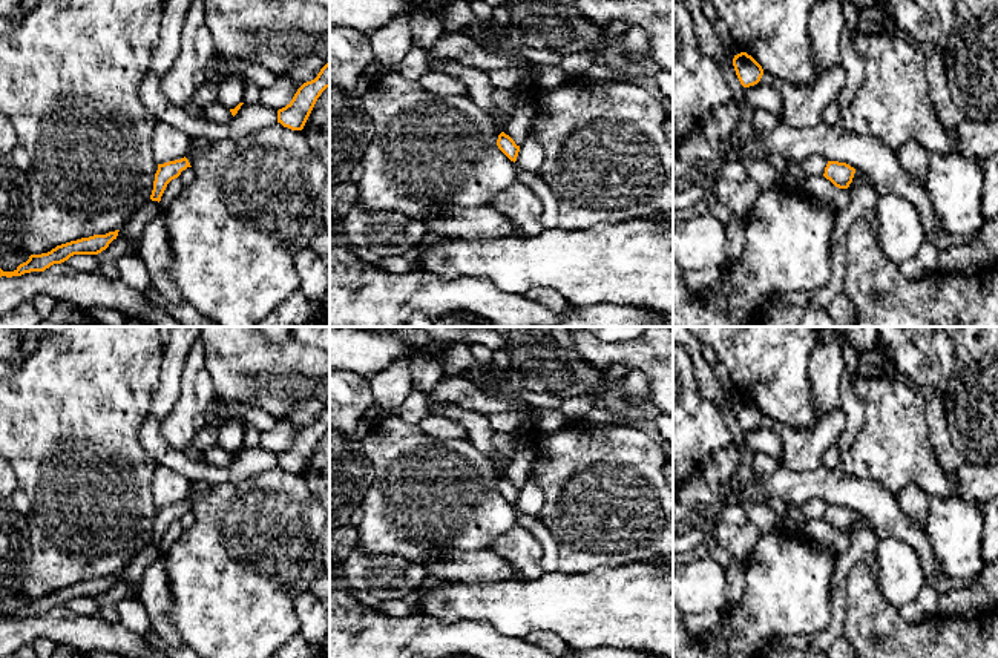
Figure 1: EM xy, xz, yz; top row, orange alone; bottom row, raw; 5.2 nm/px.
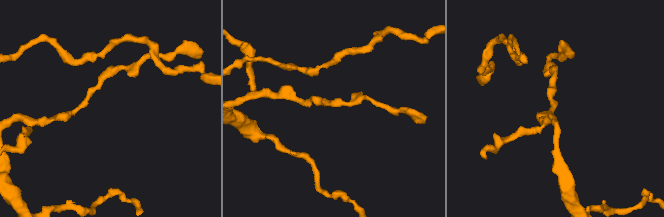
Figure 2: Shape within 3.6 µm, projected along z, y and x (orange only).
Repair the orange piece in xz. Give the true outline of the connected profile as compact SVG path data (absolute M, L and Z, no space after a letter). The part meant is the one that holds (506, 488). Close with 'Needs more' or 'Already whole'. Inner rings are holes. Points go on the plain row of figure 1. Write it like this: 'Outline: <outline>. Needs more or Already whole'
Outline: M501 475L498 479L497 489L510 505L514 506L517 505L520 489L517 489L515 485L509 479Z. Already whole

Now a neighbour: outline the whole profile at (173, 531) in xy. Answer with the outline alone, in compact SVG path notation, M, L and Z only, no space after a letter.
M175 521L167 528L167 531L161 540L161 544L159 544L159 552L163 557L169 554L170 548L179 538L181 534L182 534L182 528L181 528L179 521Z

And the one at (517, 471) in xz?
M526 434L517 436L514 457L503 474L515 485L517 489L523 488L529 475L529 469L535 460L535 456L537 449L529 442L527 436Z

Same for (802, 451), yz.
M842 408L826 413L809 433L800 433L774 420L776 431L783 442L780 465L794 471L813 471L822 466L823 452L834 445L846 426L846 414Z

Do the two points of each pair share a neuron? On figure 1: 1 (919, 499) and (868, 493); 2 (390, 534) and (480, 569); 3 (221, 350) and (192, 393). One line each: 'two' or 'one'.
1: two
2: two
3: two

